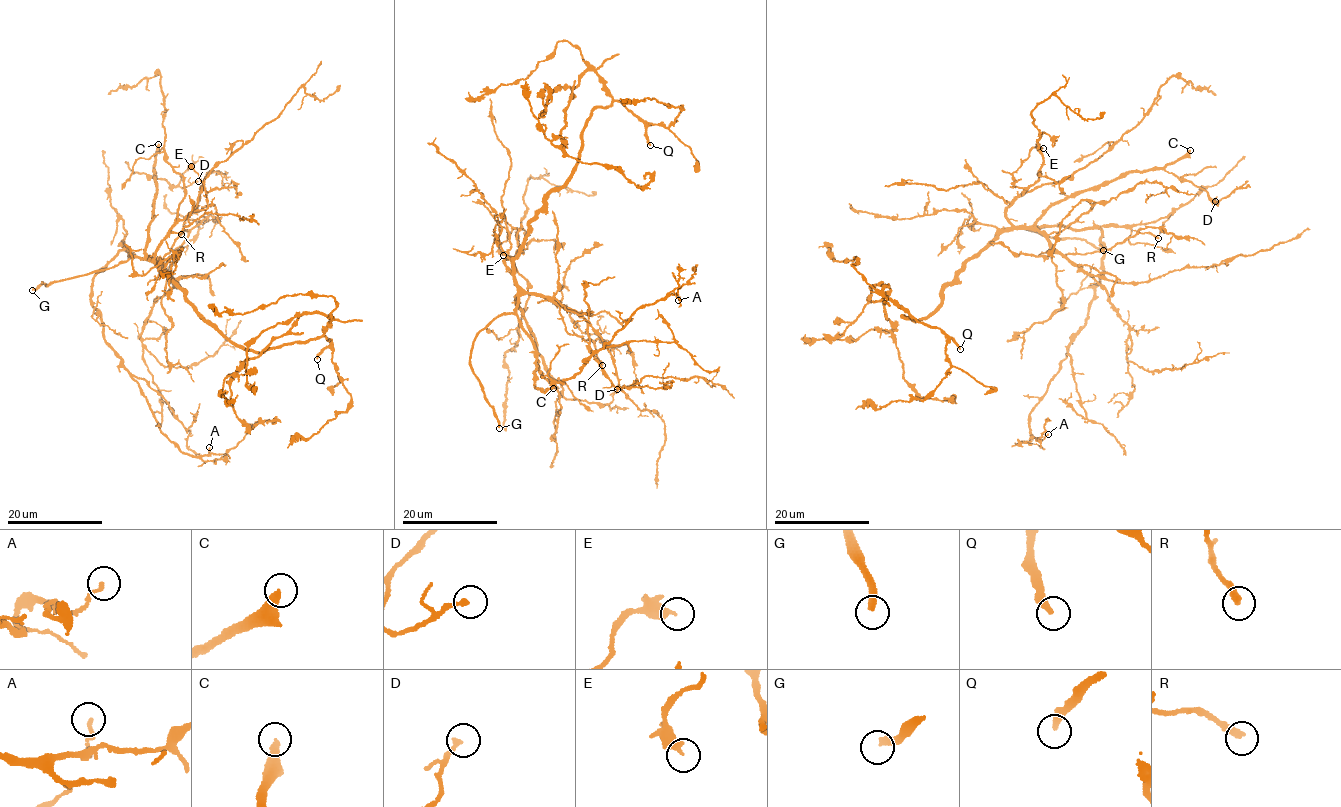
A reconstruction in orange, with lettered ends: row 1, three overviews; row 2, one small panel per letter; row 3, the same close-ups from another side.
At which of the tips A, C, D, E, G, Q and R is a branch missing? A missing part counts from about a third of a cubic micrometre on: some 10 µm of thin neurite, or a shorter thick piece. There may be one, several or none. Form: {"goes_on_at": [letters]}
{"goes_on_at": ["C", "G", "Q"]}

